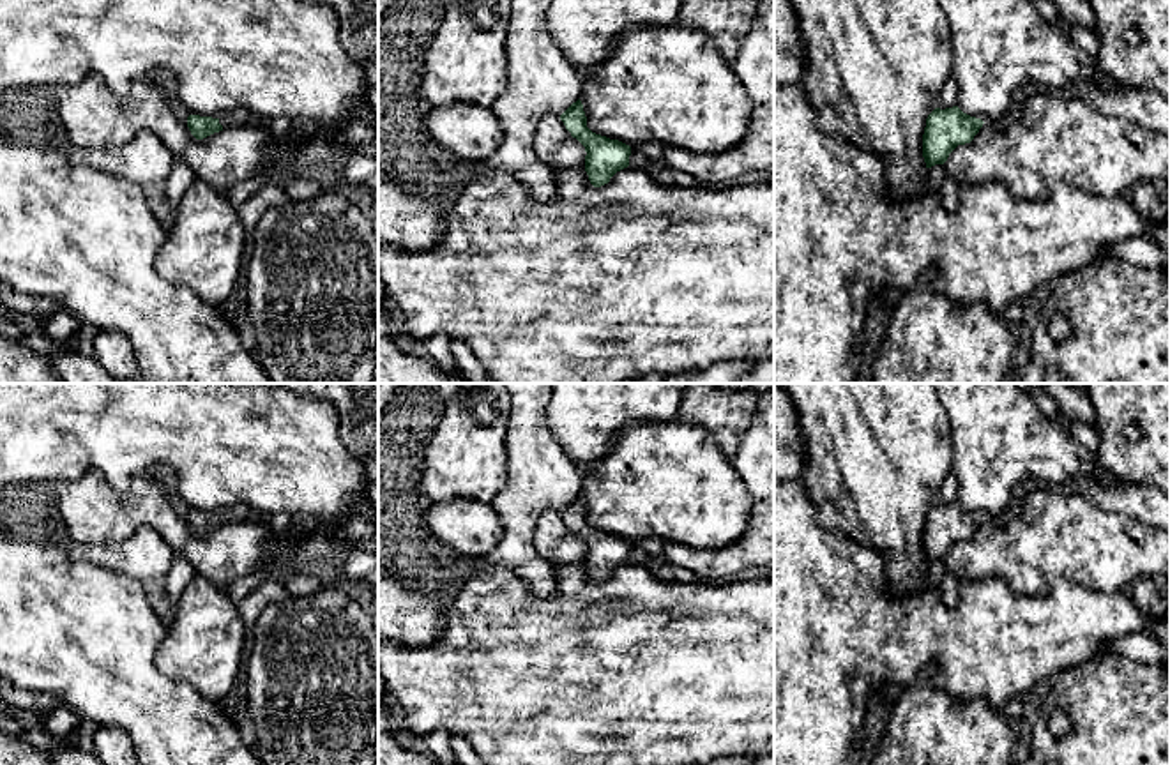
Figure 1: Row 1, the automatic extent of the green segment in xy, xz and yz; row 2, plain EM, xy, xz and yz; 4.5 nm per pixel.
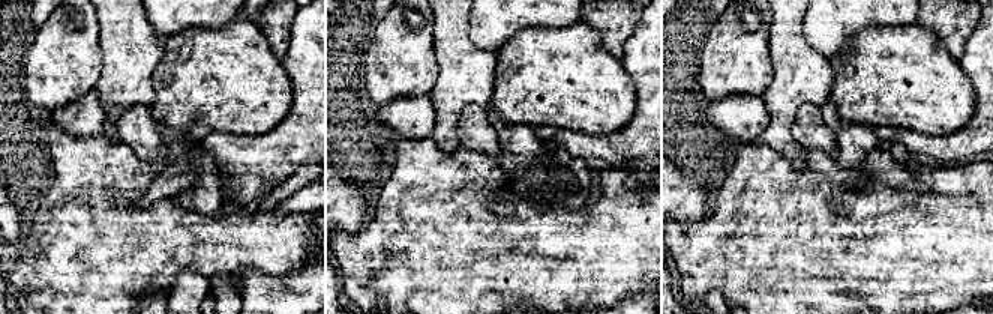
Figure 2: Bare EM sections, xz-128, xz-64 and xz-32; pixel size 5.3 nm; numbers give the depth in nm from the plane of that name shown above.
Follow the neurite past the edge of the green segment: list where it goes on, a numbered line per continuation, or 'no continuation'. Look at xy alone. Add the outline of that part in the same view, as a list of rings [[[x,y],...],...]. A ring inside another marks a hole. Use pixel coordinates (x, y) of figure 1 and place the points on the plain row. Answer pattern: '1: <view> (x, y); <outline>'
1: xy (239, 513); [[[235,504],[219,512],[223,525],[244,523],[251,518],[255,518],[255,512],[246,504]]]

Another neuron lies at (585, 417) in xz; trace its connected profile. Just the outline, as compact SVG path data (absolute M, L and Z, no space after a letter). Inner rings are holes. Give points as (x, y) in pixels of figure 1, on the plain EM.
M555 383L548 422L585 473L627 426L677 419L686 383Z

